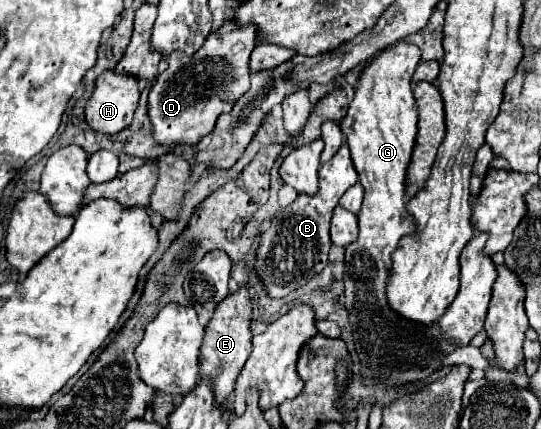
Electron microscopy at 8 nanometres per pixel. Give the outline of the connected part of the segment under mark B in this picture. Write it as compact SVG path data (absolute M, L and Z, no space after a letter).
M342 144L342 148L336 152L336 156L330 162L322 164L318 174L320 174L318 192L312 196L298 194L298 198L290 206L274 214L274 218L266 224L266 228L260 234L254 270L268 298L288 296L290 292L308 284L328 264L328 250L332 244L328 230L330 230L332 210L338 206L338 200L342 198L344 190L358 182L358 174L346 144Z

